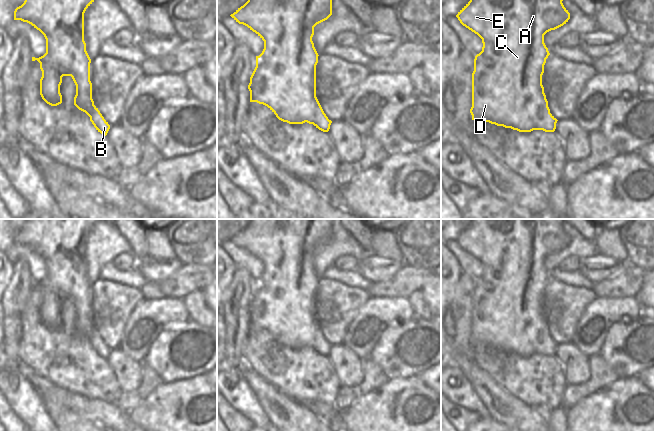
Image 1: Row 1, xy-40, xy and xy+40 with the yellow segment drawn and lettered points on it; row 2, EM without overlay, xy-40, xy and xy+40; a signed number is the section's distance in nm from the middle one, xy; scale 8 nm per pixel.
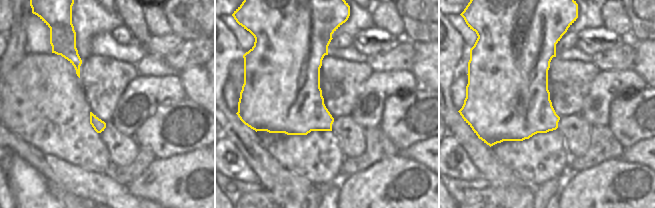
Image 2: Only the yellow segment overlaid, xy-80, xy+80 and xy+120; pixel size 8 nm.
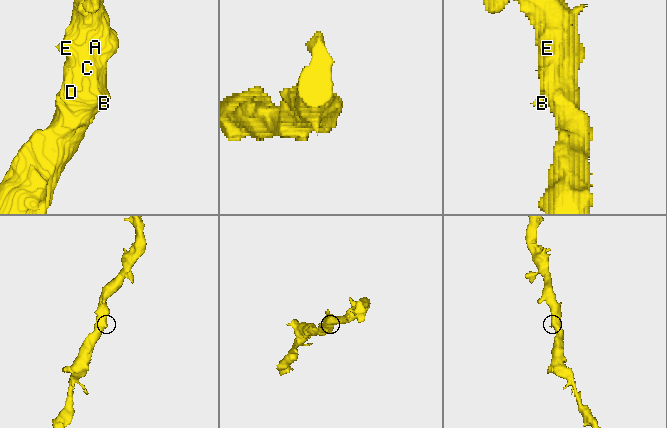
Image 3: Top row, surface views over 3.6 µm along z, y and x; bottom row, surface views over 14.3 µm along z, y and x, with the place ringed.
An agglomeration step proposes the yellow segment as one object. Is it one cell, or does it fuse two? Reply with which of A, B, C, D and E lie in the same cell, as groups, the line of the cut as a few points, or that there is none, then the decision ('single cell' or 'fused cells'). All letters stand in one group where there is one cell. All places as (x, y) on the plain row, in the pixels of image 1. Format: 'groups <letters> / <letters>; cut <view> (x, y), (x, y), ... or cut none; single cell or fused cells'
groups A B C D E; cut none; single cell

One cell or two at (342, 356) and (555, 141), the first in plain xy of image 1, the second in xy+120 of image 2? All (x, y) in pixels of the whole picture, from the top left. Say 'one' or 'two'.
two

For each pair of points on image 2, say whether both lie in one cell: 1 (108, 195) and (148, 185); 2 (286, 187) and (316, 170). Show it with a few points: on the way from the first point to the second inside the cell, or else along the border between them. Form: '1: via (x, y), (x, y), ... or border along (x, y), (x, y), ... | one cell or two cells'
1: border along (127, 187), (135, 196), (141, 197) | two cells
2: border along (281, 166), (308, 180), (314, 186) | two cells

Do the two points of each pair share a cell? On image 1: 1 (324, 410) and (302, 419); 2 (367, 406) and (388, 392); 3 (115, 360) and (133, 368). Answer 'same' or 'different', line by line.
1: different
2: same
3: same

